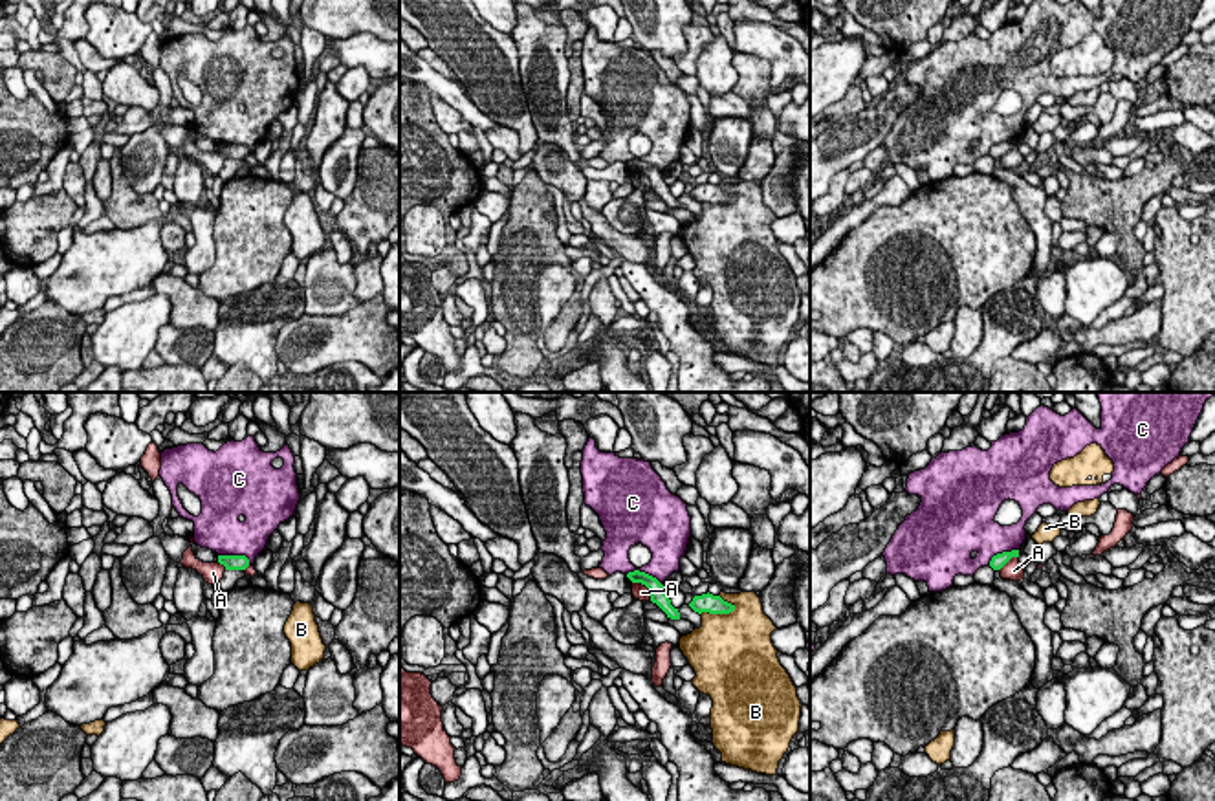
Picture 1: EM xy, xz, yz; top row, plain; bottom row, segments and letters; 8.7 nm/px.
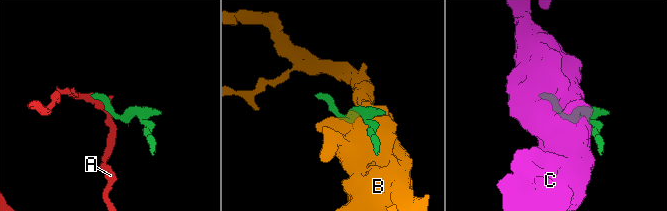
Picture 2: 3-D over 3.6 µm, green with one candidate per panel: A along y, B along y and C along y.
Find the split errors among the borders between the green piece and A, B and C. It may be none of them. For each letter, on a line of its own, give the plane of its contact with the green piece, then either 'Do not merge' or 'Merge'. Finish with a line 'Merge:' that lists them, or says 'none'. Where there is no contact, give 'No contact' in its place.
A: Touches green in xz. Do not merge
B: Touches green in xz. Do not merge
C: Touches green in xy. Do not merge
Merge: none

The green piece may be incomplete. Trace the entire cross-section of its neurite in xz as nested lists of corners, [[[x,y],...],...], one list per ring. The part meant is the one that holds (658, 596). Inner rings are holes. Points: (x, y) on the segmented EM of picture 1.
[[[640,570],[629,572],[627,577],[632,583],[645,585],[651,590],[651,601],[656,603],[667,614],[667,618],[680,620],[678,609],[671,605],[671,599],[665,594],[663,585],[656,577]]]

